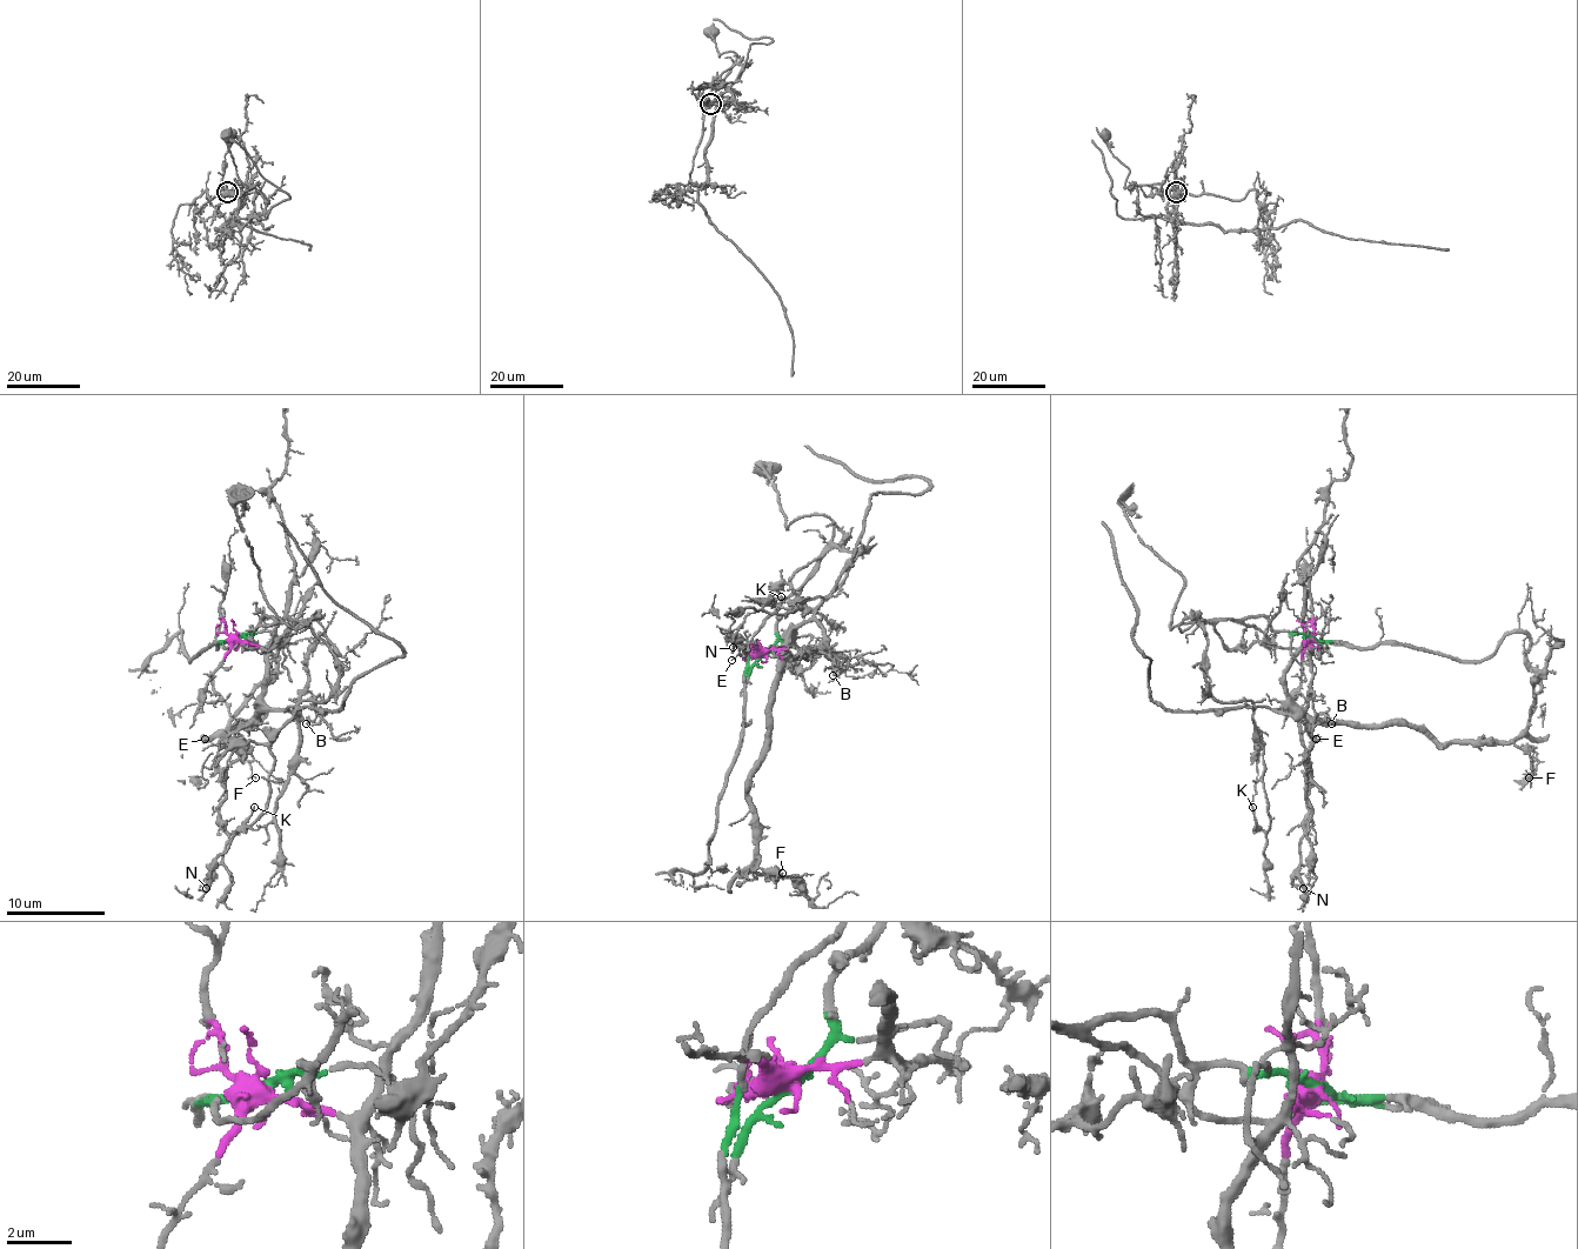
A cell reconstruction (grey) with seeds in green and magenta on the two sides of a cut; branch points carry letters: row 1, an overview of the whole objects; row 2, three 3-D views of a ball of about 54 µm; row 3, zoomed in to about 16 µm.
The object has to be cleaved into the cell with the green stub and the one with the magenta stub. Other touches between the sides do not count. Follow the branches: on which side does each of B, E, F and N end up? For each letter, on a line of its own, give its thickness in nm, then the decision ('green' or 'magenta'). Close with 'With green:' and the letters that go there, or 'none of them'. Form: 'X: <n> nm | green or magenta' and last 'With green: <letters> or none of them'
B: 180 nm | magenta
E: 80 nm | magenta
F: 130 nm | magenta
N: 90 nm | magenta
With green: none of them

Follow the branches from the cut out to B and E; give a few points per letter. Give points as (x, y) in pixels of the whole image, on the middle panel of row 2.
B: (763, 655), (782, 650), (790, 643), (790, 628), (810, 621), (822, 630), (824, 650), (842, 658), (833, 675)
E: (763, 655), (782, 650), (790, 643), (790, 628), (790, 635), (777, 650), (730, 660)

